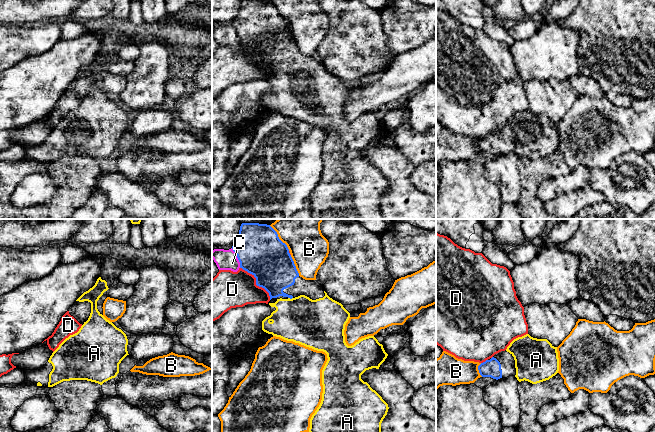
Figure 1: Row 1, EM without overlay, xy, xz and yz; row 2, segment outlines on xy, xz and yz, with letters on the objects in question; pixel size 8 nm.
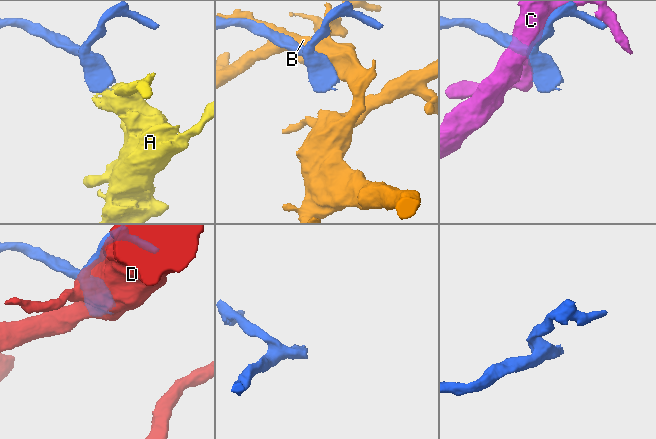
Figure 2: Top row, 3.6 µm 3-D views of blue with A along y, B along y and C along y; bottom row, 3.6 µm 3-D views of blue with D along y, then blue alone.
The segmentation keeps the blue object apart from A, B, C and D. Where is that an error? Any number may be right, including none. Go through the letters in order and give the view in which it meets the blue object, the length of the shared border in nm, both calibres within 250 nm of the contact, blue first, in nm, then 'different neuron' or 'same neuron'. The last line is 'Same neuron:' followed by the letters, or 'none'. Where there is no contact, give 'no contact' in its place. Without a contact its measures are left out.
A: meets blue in xz; contact 40 nm long; 320 nm thick on the blue side, 380 nm on the other; same neuron
B: meets blue in xz; contact 260 nm long; 380 nm thick on the blue side, 360 nm on the other; different neuron
C: meets blue in xz; contact 180 nm long; 380 nm thick on the blue side, 160 nm on the other; different neuron
D: meets blue in xz; contact 360 nm long; 380 nm thick on the blue side, 300 nm on the other; different neuron
Same neuron: A

